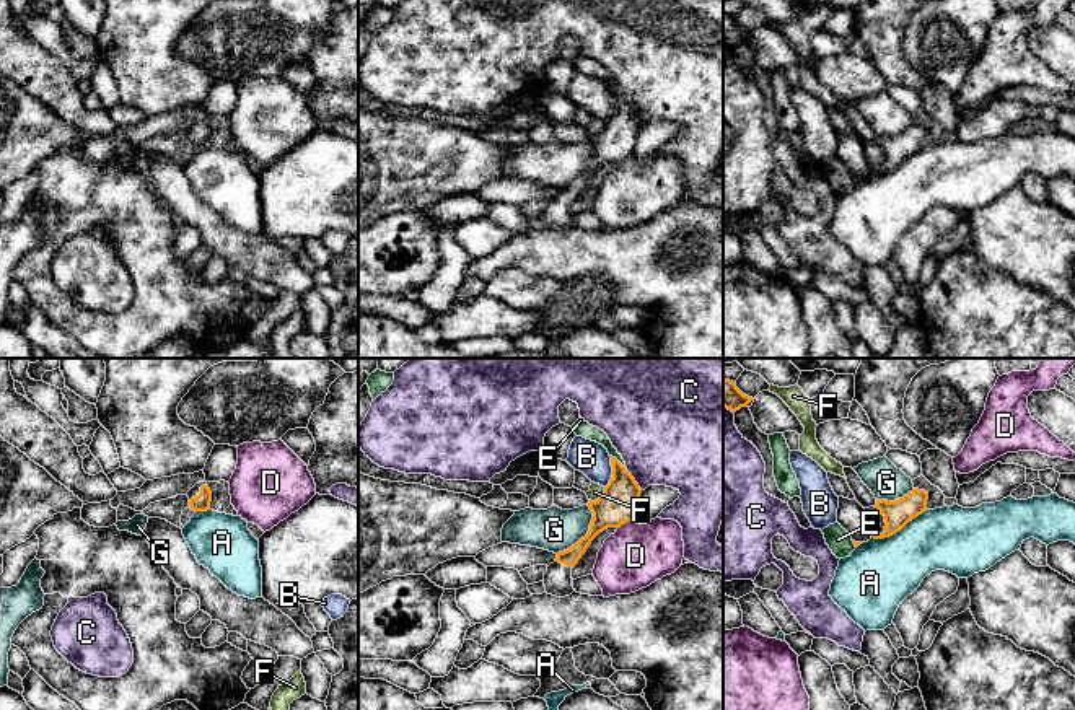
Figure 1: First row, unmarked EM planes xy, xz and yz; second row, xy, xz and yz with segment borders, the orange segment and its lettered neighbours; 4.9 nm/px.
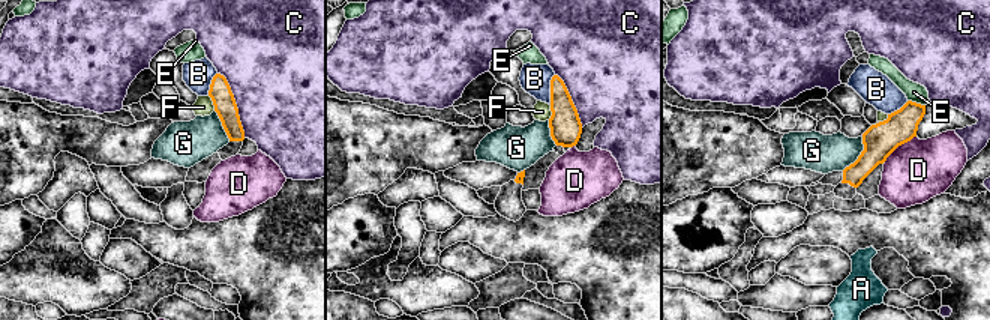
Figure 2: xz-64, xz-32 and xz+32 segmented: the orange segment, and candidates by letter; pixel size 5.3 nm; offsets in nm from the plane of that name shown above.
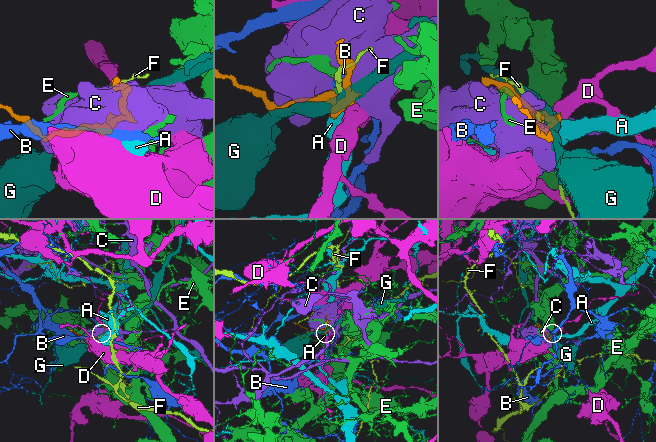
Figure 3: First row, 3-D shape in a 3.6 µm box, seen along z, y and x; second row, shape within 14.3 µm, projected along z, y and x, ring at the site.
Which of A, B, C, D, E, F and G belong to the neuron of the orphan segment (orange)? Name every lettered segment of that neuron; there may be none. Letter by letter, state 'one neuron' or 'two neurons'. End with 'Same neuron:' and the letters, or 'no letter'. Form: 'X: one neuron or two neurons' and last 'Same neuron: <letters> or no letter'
A: two neurons
B: two neurons
C: two neurons
D: two neurons
E: two neurons
F: two neurons
G: two neurons
Same neuron: no letter

